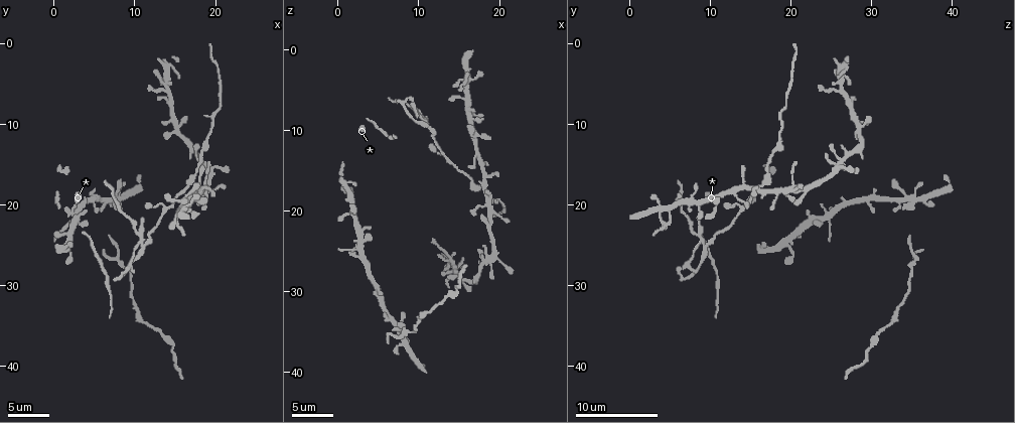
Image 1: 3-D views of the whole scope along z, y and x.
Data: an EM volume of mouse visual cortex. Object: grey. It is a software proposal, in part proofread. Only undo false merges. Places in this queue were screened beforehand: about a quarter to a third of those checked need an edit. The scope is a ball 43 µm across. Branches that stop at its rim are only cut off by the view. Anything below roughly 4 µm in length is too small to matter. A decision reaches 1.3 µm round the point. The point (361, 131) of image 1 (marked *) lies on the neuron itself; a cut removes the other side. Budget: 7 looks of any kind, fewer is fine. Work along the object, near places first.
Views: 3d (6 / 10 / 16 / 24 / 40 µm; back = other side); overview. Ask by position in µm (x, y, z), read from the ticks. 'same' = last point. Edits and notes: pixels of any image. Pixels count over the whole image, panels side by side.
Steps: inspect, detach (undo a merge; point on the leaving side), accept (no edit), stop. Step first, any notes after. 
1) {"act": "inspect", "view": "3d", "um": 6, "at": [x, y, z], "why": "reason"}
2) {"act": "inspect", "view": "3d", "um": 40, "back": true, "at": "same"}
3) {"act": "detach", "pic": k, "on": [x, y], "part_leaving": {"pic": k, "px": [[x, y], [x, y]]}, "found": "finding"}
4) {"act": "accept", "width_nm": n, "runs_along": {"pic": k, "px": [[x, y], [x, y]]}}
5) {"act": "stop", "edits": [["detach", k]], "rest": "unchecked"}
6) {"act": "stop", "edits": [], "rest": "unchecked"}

{"act": "inspect", "view": "3d", "um": 10, "at": [17.2, 17.0, 17.4]}

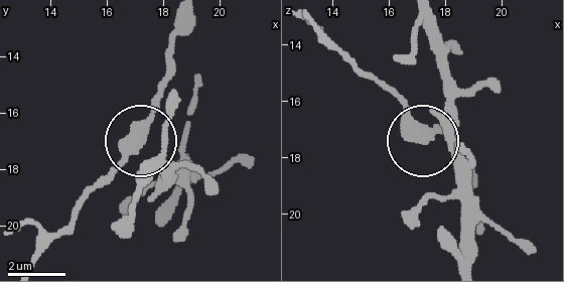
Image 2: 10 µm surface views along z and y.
{"act": "accept", "runs_along": {"pic": 2, "px": [[29, 264], [136, 148], [162, 79]]}, "found": "all the same neuron"}

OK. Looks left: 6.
{"act": "inspect", "view": "3d", "um": 6, "at": [11.2, 25.4, 9.2]}

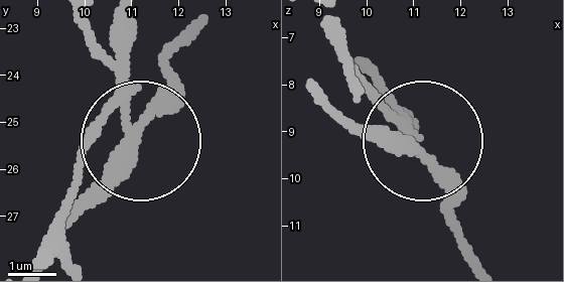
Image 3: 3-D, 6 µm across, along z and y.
{"act": "inspect", "view": "3d", "um": 6, "back": true, "at": [11.05, 25.30, 9.35], "why": "from behind"}

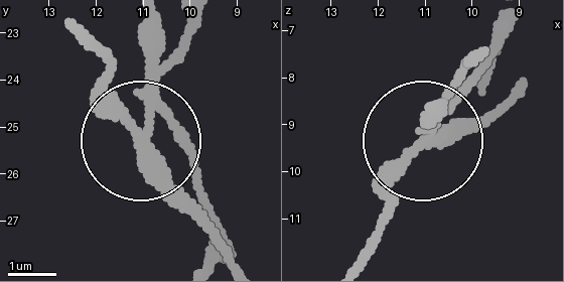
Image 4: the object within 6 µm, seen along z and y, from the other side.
{"act": "detach", "pic": 4, "on": [145, 19], "part_leaving": {"pic": 4, "px": [[148, 93], [192, 160], [208, 265]]}, "found": "a second neuron is stuck on"}

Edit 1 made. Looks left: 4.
{"act": "inspect", "view": "3d", "um": 10, "at": [19.8, 8.4, 18.6], "why": "small branch off a trunk"}

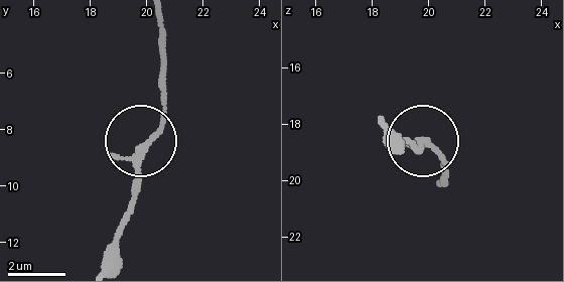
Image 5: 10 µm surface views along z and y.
{"act": "accept", "runs_along": {"pic": 5, "px": [[111, 261], [134, 188], [137, 153], [163, 117], [163, 61]]}, "found": "one neuron here"}

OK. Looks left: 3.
{"act": "stop", "edits": [["detach", 4]], "rest": "unchecked"}

